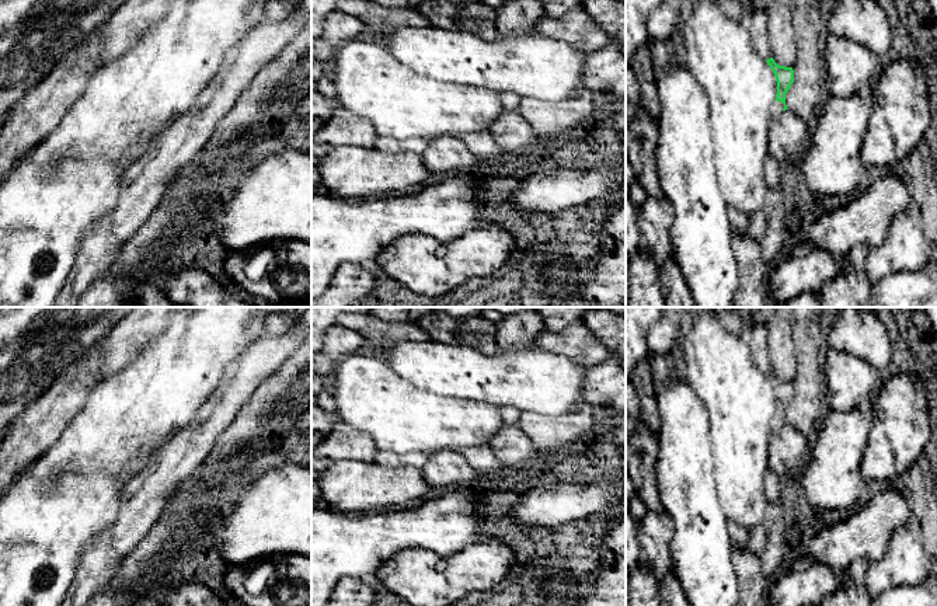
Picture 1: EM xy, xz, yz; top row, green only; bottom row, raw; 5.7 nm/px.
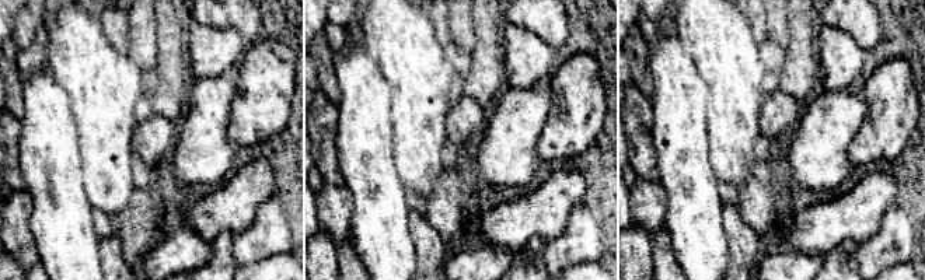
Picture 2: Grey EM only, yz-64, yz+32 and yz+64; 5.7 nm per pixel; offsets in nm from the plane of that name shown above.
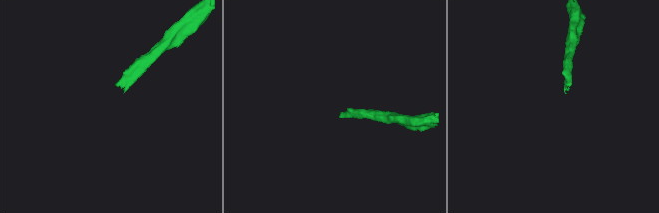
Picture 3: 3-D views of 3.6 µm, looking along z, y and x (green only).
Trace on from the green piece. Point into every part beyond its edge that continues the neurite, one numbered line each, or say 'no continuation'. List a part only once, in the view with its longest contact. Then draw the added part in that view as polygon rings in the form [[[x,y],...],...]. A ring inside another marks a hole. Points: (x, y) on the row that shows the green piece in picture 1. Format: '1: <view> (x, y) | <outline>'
1: yz (777, 108) | [[[776,101],[774,102],[773,109],[771,109],[773,119],[777,119],[777,118],[781,116],[783,108],[784,108],[784,104],[783,102],[780,102],[780,101]]]

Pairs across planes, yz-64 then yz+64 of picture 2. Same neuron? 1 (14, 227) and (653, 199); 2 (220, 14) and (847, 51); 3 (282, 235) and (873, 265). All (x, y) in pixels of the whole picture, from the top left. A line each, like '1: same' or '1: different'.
1: same
2: different
3: same

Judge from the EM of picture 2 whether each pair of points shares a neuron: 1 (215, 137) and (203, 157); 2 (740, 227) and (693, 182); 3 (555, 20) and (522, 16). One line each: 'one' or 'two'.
1: one
2: two
3: one

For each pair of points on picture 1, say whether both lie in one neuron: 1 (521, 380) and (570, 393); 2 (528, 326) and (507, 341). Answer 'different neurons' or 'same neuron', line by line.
1: same neuron
2: same neuron

